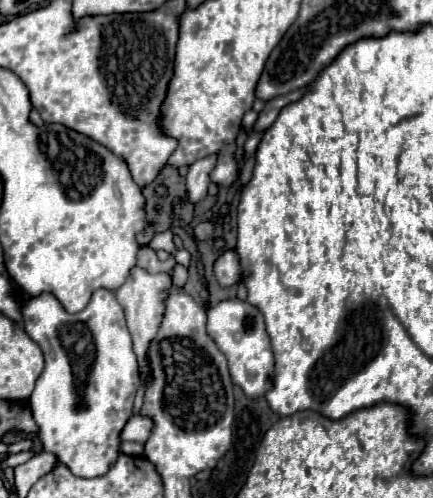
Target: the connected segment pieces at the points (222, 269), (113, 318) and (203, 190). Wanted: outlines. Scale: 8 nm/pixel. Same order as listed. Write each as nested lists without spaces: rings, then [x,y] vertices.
[[[222,250],[214,262],[214,276],[222,288],[242,282],[242,264],[236,250]]]
[[[98,288],[90,302],[86,304],[86,308],[82,312],[76,312],[76,314],[70,314],[64,310],[64,306],[50,294],[50,292],[42,292],[40,296],[30,296],[30,298],[24,298],[24,296],[18,296],[18,302],[22,302],[22,322],[24,322],[24,330],[28,332],[28,336],[38,342],[38,346],[42,348],[44,352],[44,370],[42,374],[38,376],[36,380],[36,388],[32,392],[32,396],[28,398],[30,402],[30,410],[32,410],[32,416],[34,416],[34,422],[38,424],[40,432],[40,442],[44,446],[46,452],[54,452],[58,462],[66,464],[76,476],[82,476],[82,478],[96,478],[96,476],[102,476],[108,472],[108,468],[116,462],[116,458],[122,454],[118,450],[120,446],[120,430],[124,428],[124,424],[128,422],[128,418],[132,416],[132,404],[134,404],[134,396],[136,396],[136,390],[140,386],[140,374],[138,374],[138,360],[136,360],[136,354],[132,350],[132,340],[130,340],[130,332],[126,328],[126,320],[124,320],[124,314],[122,314],[122,306],[118,306],[118,300],[114,296],[114,292],[106,290],[106,288]]]
[[[208,156],[190,166],[190,170],[186,174],[186,194],[192,204],[198,204],[206,198],[208,184],[210,184],[210,172],[212,172],[214,164],[216,164],[216,158]]]

